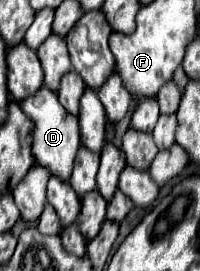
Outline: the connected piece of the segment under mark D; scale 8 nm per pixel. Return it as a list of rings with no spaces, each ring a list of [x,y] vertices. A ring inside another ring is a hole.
[[[39,88],[33,96],[27,96],[21,102],[21,110],[25,112],[25,116],[31,120],[33,124],[33,156],[35,162],[39,166],[45,166],[51,170],[53,176],[61,178],[61,180],[69,180],[71,170],[73,170],[73,160],[75,154],[81,146],[79,142],[79,118],[65,112],[65,108],[61,108],[57,94],[49,92],[49,88]]]

